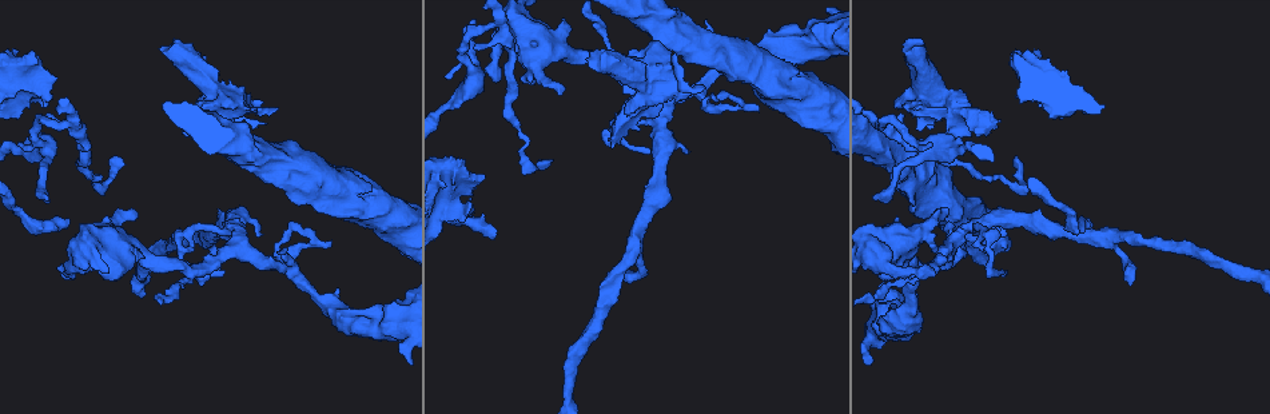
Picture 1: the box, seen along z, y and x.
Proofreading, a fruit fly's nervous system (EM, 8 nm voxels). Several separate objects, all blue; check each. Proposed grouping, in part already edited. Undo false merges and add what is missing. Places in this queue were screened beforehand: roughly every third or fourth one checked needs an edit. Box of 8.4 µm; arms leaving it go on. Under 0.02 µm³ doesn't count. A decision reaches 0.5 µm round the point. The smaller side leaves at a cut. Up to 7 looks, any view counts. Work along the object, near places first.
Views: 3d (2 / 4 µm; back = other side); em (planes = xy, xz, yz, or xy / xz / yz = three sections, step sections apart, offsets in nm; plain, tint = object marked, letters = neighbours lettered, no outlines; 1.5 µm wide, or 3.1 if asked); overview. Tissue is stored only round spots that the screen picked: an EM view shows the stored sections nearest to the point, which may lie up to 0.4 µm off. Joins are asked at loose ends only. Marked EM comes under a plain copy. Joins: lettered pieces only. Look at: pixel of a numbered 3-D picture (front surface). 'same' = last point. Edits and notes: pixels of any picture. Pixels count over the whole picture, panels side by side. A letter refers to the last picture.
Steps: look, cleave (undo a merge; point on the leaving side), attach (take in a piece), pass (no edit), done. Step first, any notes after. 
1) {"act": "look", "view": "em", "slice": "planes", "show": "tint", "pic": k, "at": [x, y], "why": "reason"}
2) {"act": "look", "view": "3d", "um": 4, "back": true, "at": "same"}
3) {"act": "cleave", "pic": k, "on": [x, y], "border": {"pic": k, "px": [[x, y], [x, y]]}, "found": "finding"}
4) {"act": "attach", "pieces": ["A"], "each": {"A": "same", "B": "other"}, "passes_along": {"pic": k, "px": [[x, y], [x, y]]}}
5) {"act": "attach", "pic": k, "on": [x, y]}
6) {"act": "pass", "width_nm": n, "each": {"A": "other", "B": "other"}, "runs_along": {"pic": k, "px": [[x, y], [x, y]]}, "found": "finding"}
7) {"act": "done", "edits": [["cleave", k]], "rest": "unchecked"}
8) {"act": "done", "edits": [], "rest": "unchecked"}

{"act": "look", "view": "3d", "um": 2, "pic": 1, "at": [33, 52], "why": "stops while still wide"}

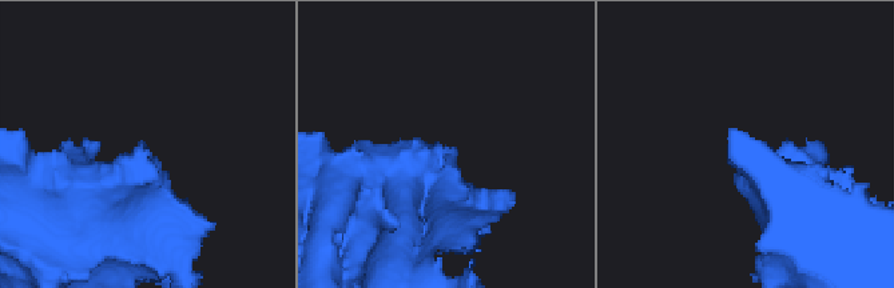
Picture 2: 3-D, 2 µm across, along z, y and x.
{"act": "look", "view": "em", "slice": "yz", "step": 4, "show": "letters", "pic": 2, "at": [141, 141]}

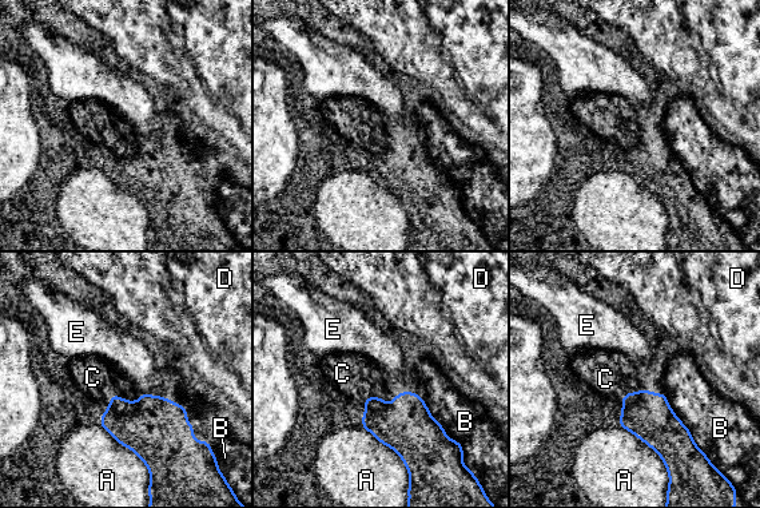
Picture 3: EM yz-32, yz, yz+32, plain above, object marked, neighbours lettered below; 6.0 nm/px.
{"act": "attach", "pieces": ["C"], "each": {"A": "other", "B": "other", "C": "same", "D": "other", "E": "other"}, "passes_along": {"pic": 3, "px": [[139, 427], [111, 396], [92, 377]]}, "found": "the neuron continues"}

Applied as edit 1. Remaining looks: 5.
{"act": "look", "view": "overview"}

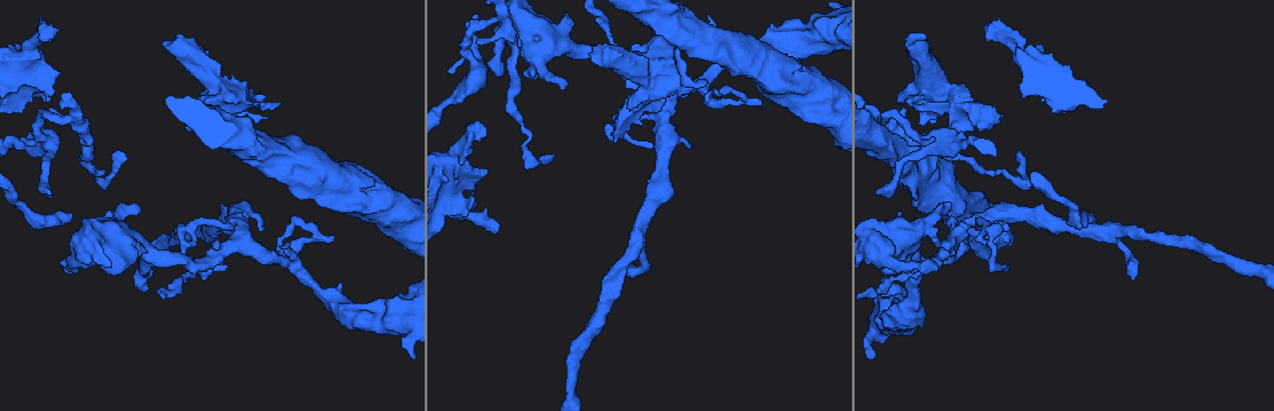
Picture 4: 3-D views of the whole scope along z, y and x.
{"act": "look", "view": "em", "slice": "planes", "show": "letters", "pic": 4, "at": [593, 55], "why": "an open end"}

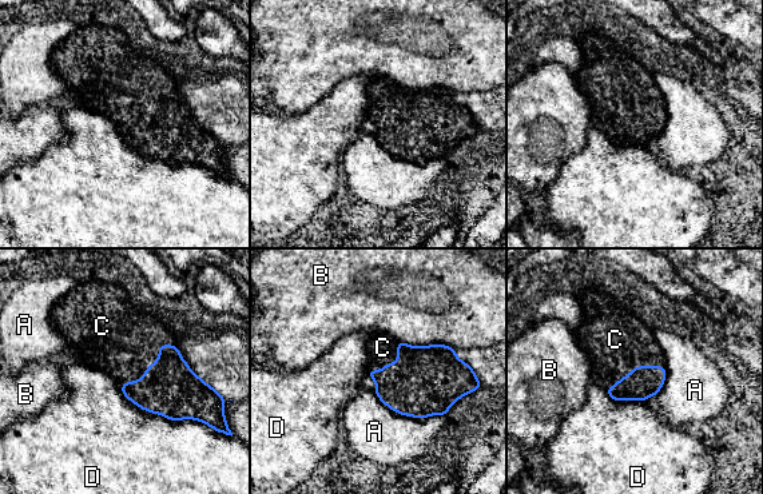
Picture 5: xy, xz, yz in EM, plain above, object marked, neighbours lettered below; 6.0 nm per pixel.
{"act": "attach", "pieces": ["C"], "each": {"A": "other", "B": "other", "C": "same", "D": "other"}, "passes_along": {"pic": 5, "px": [[169, 387], [151, 363], [120, 339]]}, "found": "it goes on there"}

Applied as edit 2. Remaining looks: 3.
{"act": "look", "view": "em", "slice": "planes", "show": "letters", "pic": 4, "at": [1108, 227], "why": "branch point"}

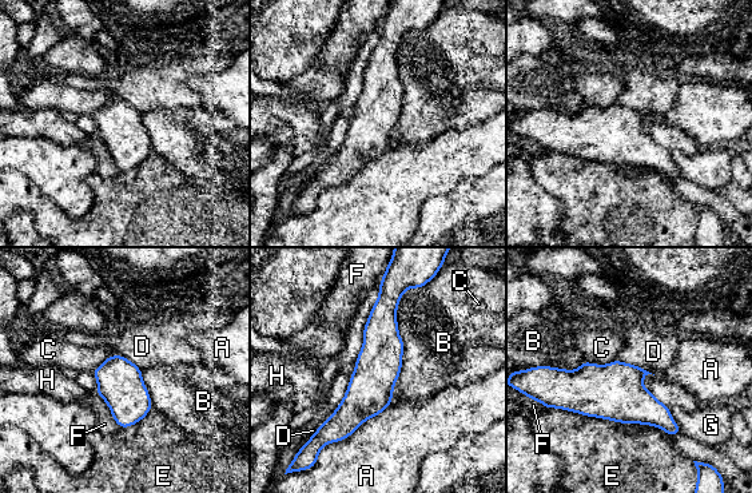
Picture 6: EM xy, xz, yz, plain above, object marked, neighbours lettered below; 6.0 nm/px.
{"act": "pass", "each": {"A": "other", "B": "other", "C": "other", "D": "other", "E": "other", "F": "other", "G": "other", "H": "other"}, "border": {"pic": 6, "px": [[585, 360], [593, 364], [613, 361]]}, "found": "all the same neuron"}

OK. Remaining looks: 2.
{"act": "done", "edits": [["attach", 3], ["attach", 5]], "rest": "unchecked"}

